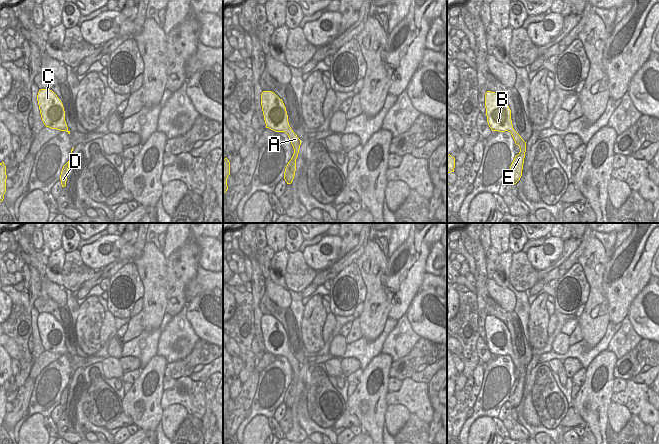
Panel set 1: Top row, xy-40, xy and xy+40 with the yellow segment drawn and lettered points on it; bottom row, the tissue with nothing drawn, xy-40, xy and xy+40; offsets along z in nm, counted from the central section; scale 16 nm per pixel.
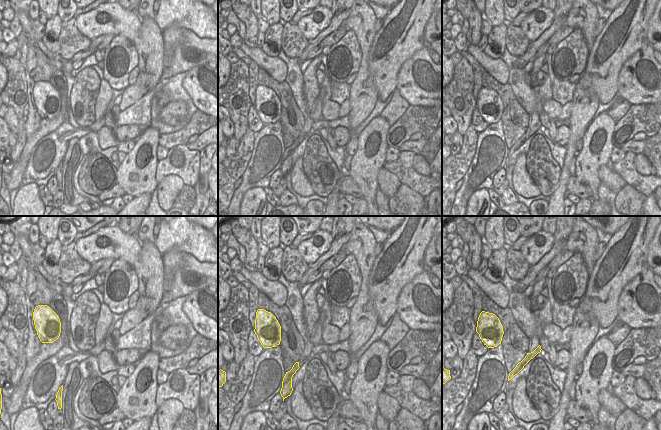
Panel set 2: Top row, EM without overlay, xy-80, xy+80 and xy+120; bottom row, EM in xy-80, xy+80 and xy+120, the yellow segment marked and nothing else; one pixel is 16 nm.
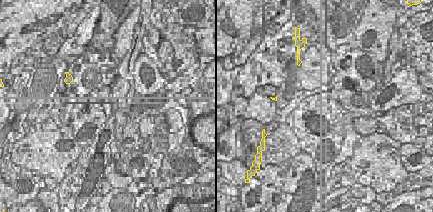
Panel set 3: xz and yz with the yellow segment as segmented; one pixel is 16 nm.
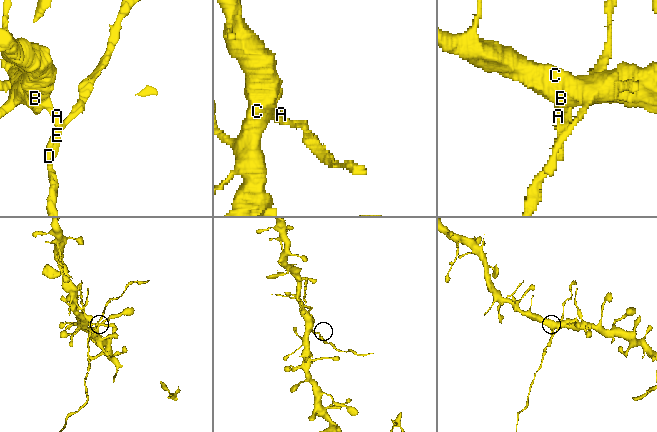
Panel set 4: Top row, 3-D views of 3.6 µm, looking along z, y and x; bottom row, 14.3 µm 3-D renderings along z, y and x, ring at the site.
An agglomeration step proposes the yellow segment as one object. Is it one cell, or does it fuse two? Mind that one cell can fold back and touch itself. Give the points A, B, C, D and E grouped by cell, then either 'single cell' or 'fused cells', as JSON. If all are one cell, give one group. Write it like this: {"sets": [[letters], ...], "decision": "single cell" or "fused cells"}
{"sets": [["A", "B", "C"], ["D", "E"]], "decision": "fused cells"}

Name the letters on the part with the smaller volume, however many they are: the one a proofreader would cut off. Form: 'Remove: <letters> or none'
Remove: D, E

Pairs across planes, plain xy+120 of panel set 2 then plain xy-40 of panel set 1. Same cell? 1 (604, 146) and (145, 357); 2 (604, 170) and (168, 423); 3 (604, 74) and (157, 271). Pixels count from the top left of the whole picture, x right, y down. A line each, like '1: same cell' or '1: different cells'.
1: different cells
2: same cell
3: different cells

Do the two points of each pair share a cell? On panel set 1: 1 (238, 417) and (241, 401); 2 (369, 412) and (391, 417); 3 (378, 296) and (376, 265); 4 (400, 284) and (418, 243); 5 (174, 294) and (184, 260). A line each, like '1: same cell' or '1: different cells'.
1: same cell
2: different cells
3: same cell
4: same cell
5: same cell

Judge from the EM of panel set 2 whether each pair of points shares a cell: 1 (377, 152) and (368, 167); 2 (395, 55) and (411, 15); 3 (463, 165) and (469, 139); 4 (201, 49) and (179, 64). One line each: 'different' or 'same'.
1: same
2: same
3: same
4: same

